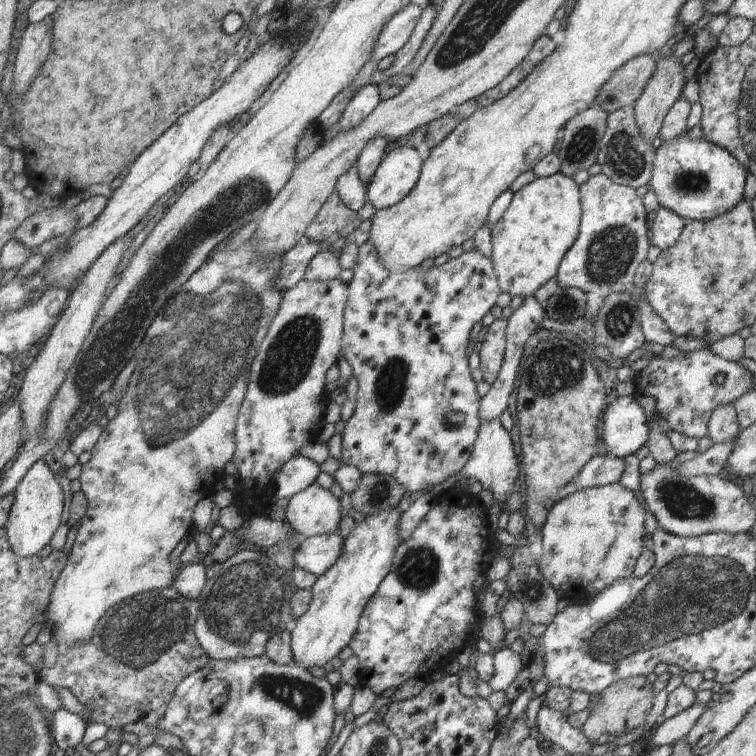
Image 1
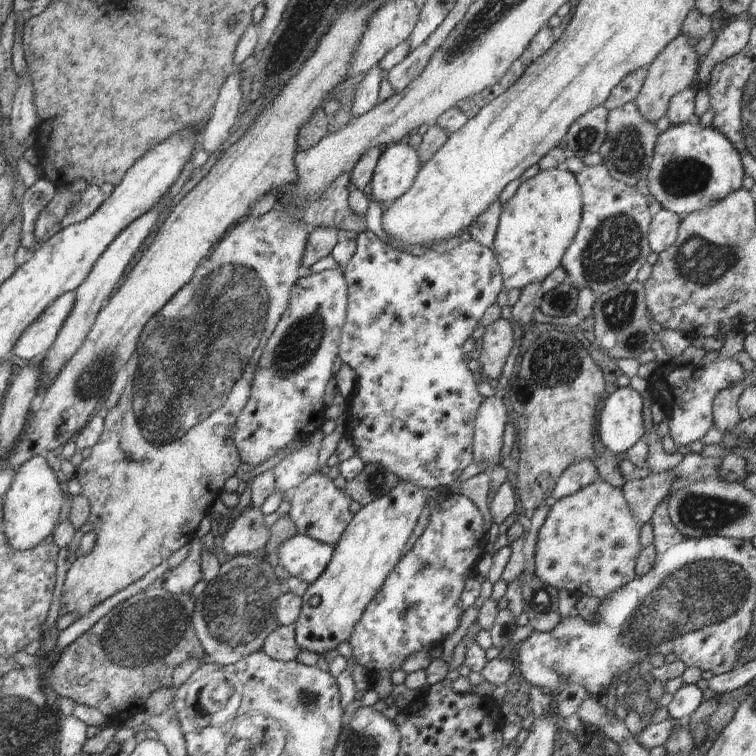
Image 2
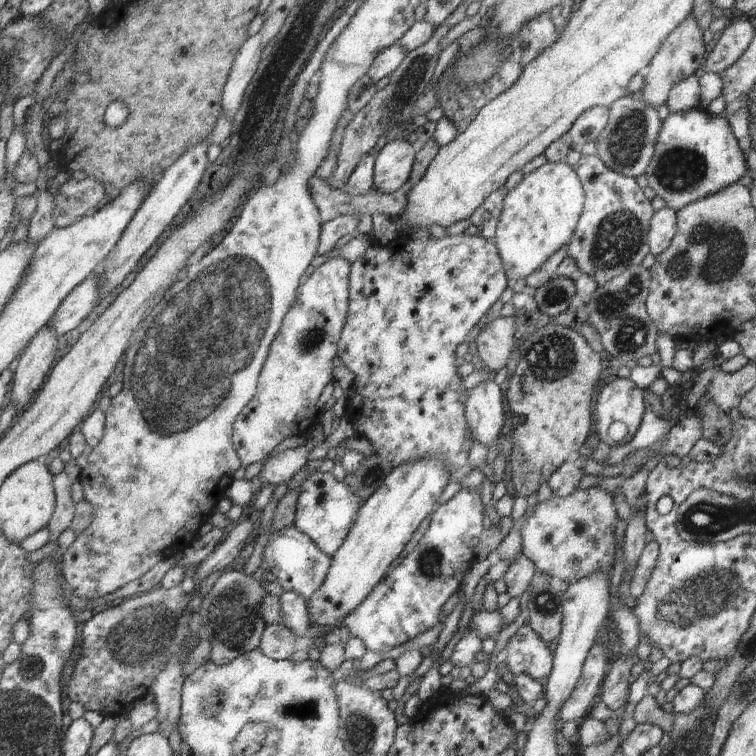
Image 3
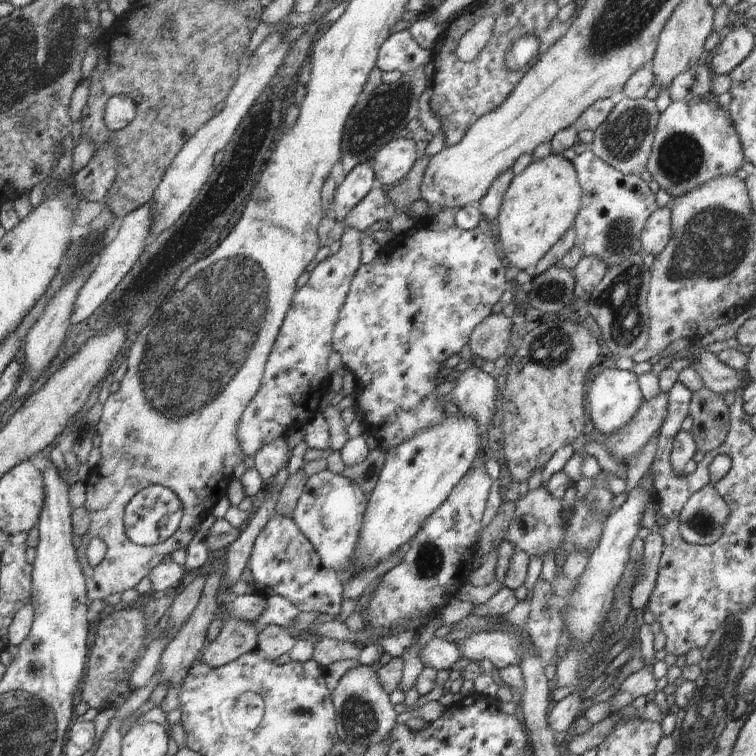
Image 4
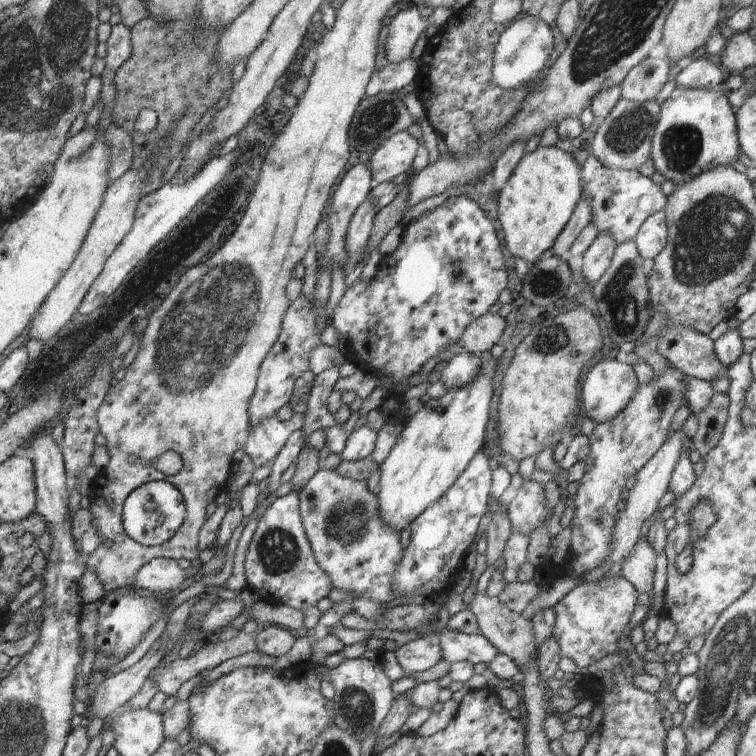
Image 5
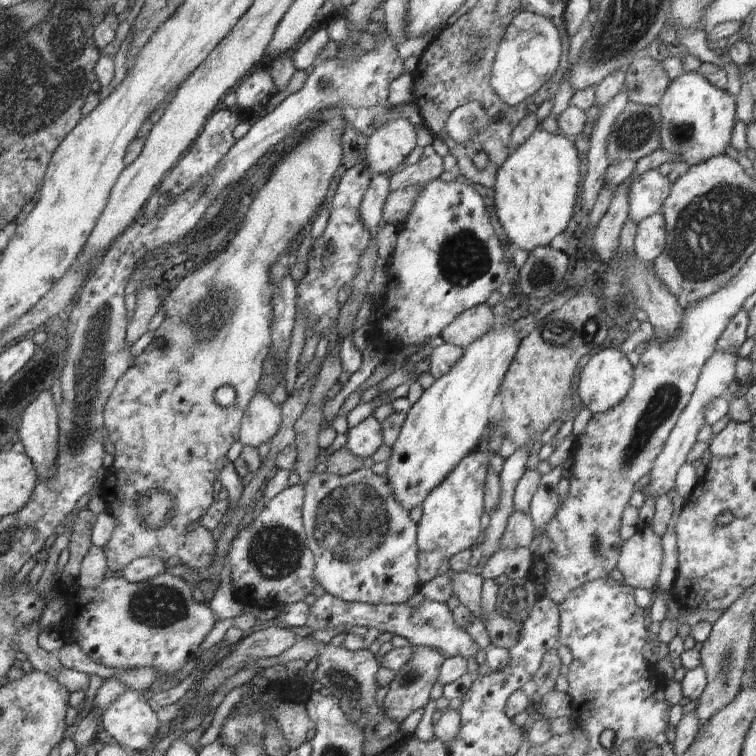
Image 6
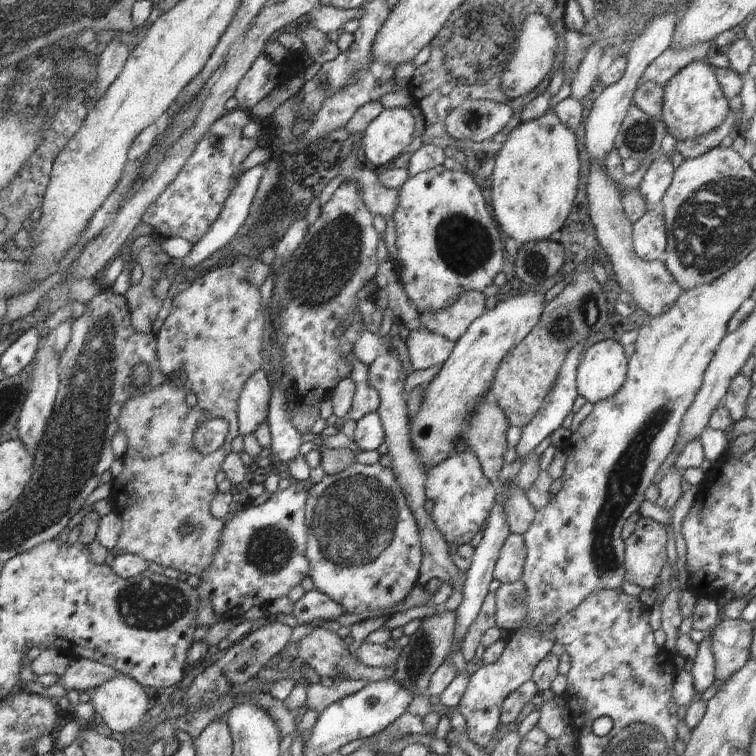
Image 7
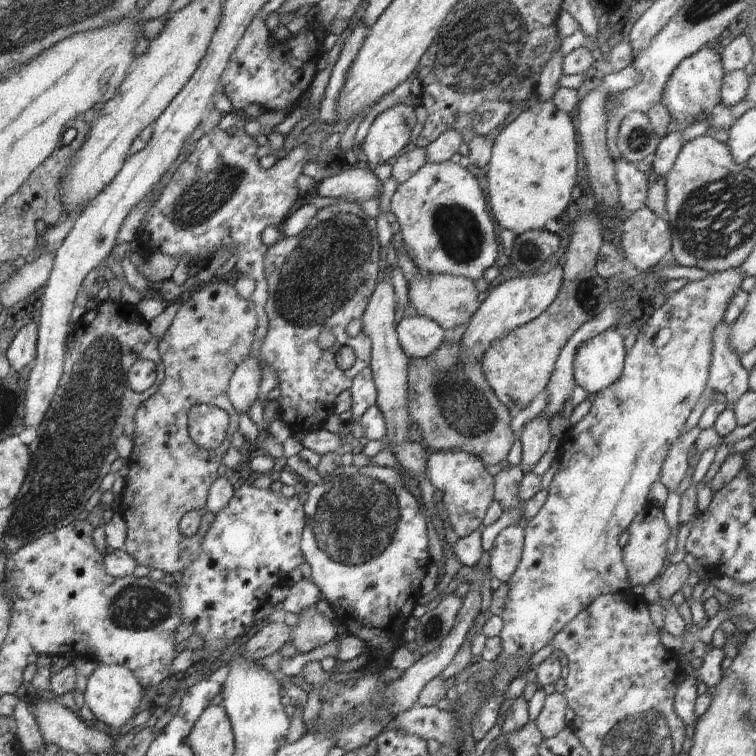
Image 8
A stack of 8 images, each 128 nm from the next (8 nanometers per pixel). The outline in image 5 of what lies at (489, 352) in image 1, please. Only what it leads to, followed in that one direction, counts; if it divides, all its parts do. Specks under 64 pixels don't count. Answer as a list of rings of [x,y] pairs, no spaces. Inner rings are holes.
[[[488,312],[472,320],[464,328],[458,343],[469,353],[480,355],[482,352],[492,350],[496,344],[500,344],[502,328],[504,328],[502,318],[498,314]]]

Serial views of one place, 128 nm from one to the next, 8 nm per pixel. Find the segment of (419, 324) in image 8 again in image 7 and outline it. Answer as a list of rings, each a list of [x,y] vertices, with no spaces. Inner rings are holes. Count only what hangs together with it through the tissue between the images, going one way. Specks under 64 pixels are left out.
[[[420,328],[412,330],[406,340],[410,364],[415,370],[442,365],[452,354],[455,343],[445,336]]]

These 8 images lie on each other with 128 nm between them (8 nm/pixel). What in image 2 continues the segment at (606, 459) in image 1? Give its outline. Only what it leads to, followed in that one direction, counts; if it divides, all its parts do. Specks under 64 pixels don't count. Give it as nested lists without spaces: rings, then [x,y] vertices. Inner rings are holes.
[[[594,459],[582,460],[569,466],[562,476],[558,478],[552,497],[556,500],[570,496],[581,488],[590,486],[599,479],[598,468],[594,465]]]

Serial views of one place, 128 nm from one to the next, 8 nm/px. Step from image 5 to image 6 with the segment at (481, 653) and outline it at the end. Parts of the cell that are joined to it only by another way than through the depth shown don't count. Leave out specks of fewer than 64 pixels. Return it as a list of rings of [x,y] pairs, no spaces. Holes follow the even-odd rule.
[[[324,593],[323,596],[317,598],[316,602],[310,606],[308,610],[308,622],[306,626],[310,626],[312,630],[318,632],[318,630],[327,630],[334,627],[340,627],[342,625],[354,624],[354,626],[364,626],[366,628],[376,628],[383,633],[388,632],[396,636],[404,636],[412,645],[428,646],[428,648],[434,648],[438,652],[444,654],[444,658],[460,657],[470,660],[470,658],[476,658],[479,652],[486,652],[482,650],[476,642],[470,638],[470,635],[459,625],[454,622],[452,617],[452,611],[448,608],[446,603],[439,603],[436,601],[425,599],[420,606],[410,606],[409,604],[366,604],[360,602],[348,602],[341,598],[332,596],[332,594]]]

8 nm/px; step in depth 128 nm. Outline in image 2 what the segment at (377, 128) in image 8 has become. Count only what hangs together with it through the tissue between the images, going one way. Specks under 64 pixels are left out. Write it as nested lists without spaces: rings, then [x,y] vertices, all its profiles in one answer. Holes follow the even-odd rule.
[[[400,141],[388,146],[381,151],[368,186],[370,199],[379,204],[398,200],[412,188],[420,167],[418,152],[408,142]]]

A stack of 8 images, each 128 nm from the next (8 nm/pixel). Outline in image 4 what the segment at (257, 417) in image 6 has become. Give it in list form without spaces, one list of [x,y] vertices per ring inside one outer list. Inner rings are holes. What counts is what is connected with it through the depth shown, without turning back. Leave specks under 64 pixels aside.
[[[276,438],[268,444],[264,444],[254,455],[256,472],[260,474],[265,483],[273,480],[273,477],[288,464],[288,446],[284,438]]]

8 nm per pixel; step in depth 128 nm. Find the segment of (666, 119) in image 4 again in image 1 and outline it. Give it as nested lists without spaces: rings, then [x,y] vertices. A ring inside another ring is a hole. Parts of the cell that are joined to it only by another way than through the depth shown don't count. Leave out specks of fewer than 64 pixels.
[[[688,133],[663,142],[655,150],[650,188],[654,190],[660,207],[670,209],[688,221],[714,220],[732,210],[744,197],[747,170],[731,152],[704,139],[688,138]]]

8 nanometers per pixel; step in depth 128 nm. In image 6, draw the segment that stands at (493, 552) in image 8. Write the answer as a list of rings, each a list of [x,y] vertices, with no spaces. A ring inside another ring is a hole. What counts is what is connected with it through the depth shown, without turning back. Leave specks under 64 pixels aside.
[[[529,548],[518,550],[500,550],[490,556],[490,560],[482,568],[479,574],[482,580],[496,580],[498,577],[508,579],[528,578],[532,570],[532,556]]]

